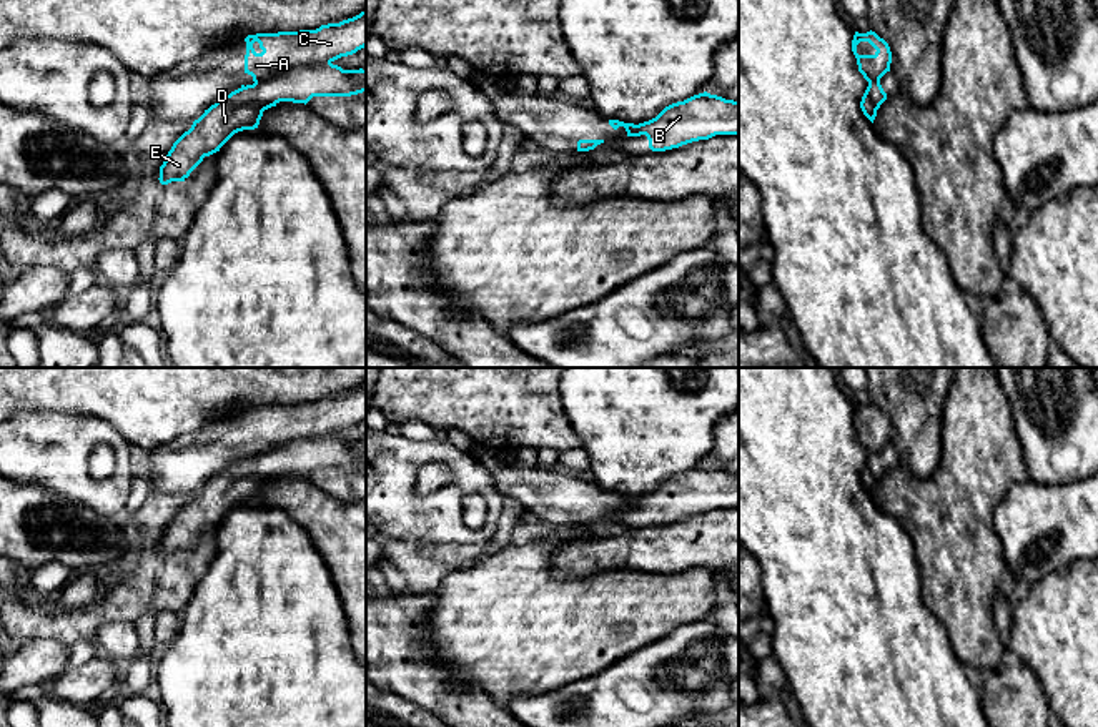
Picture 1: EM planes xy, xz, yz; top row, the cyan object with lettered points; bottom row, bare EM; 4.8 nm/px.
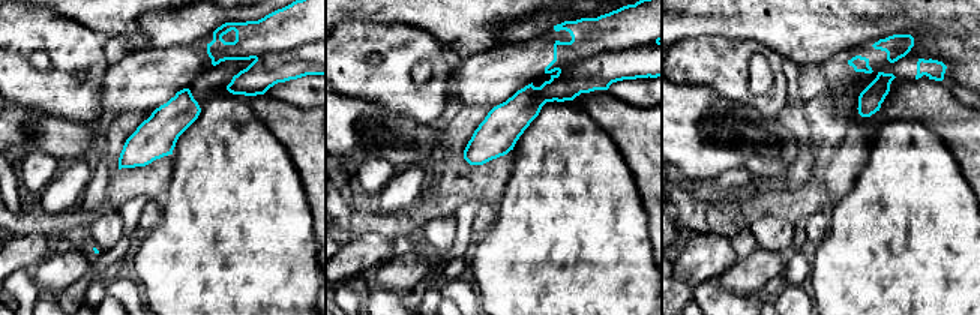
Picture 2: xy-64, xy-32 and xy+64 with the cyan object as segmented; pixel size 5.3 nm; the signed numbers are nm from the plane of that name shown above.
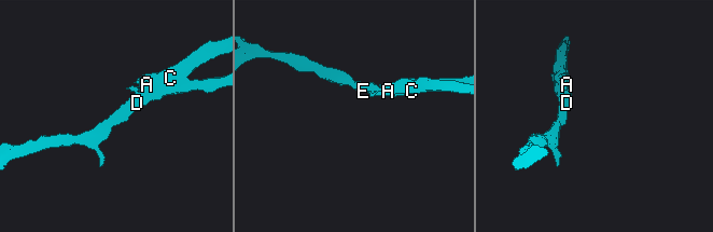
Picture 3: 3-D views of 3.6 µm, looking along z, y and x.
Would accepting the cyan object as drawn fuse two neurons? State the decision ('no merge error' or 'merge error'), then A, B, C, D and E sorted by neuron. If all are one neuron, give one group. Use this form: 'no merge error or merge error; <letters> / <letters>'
merge error; A C / B D E

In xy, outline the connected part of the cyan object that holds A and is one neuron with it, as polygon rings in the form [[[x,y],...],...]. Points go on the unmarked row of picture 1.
[[[366,383],[316,403],[248,408],[245,446],[255,456],[271,453],[294,439],[331,436],[366,419]]]

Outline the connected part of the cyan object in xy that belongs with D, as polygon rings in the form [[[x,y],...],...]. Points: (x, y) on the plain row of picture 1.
[[[333,436],[294,439],[286,446],[278,446],[271,453],[241,459],[218,472],[205,486],[193,494],[168,524],[160,539],[160,556],[185,554],[190,546],[238,504],[255,502],[260,497],[263,484],[276,479],[279,474],[308,476],[313,469],[351,469],[366,464],[366,443],[343,443]]]

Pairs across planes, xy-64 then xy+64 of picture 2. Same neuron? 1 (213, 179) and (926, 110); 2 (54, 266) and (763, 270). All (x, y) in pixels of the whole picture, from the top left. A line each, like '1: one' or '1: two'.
1: two
2: one

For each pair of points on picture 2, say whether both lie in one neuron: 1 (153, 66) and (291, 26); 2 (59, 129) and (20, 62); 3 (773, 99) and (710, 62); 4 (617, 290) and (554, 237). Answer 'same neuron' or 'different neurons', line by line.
1: same neuron
2: different neurons
3: same neuron
4: same neuron

